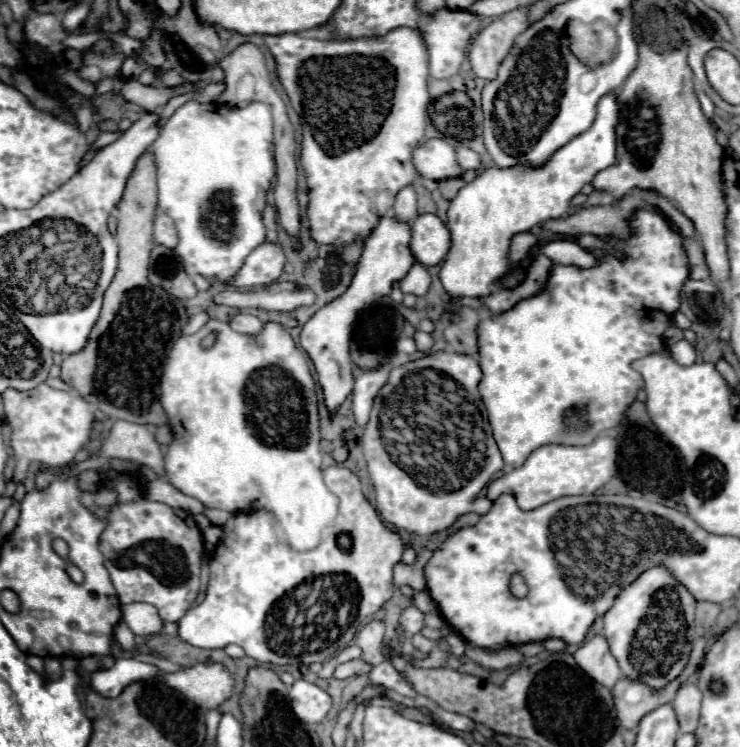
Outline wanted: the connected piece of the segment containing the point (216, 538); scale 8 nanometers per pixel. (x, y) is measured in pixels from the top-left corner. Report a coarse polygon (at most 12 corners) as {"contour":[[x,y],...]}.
{"contour":[[220,526],[204,528],[204,540],[212,546],[220,542],[224,534]]}

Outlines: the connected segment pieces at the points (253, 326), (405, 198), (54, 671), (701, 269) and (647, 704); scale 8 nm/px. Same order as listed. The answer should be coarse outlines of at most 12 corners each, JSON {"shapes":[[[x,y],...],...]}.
{"shapes":[[[236,314],[232,330],[256,334],[262,322],[252,314]],[[404,186],[396,194],[392,216],[412,222],[416,212],[416,190]],[[58,658],[44,660],[44,672],[50,678],[60,678],[62,666]],[[684,238],[690,278],[708,280],[710,270],[698,240]],[[696,642],[688,670],[660,692],[628,678],[616,682],[612,696],[622,728],[636,724],[654,708],[674,700],[678,686],[704,658]]]}

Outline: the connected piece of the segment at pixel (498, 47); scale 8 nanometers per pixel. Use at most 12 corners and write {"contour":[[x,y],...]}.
{"contour":[[526,8],[488,24],[470,46],[478,78],[492,80],[520,32]]}

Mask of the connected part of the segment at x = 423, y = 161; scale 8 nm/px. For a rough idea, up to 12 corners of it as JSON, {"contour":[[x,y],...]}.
{"contour":[[444,138],[418,144],[414,168],[430,180],[462,176]]}

